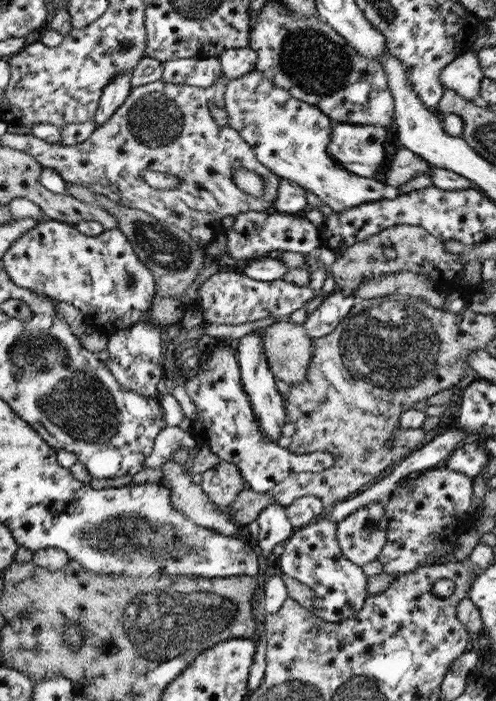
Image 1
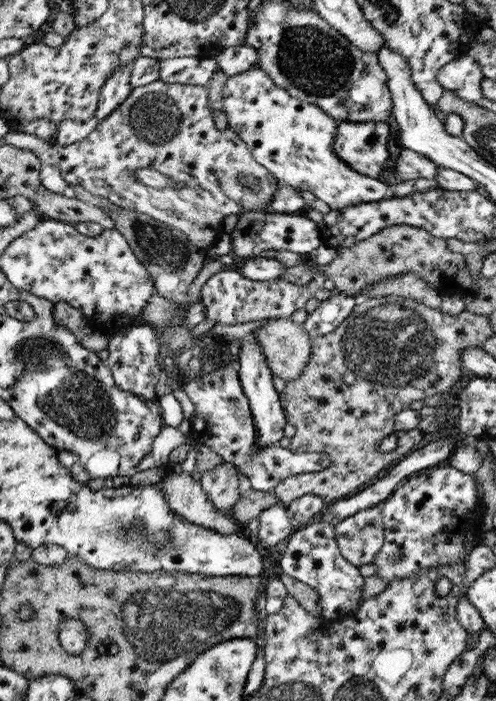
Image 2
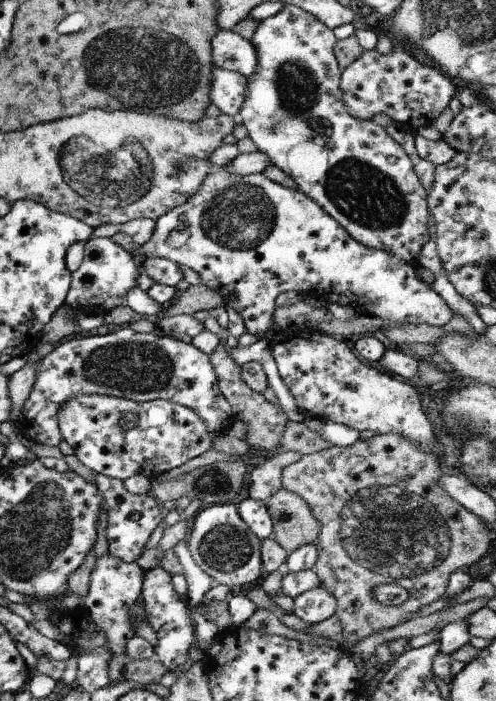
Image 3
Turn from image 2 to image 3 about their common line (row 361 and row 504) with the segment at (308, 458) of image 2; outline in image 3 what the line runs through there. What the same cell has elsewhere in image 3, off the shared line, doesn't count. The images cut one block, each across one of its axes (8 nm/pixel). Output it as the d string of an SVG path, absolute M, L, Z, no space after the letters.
M235 502L199 509L194 516L189 542L185 544L195 565L219 584L228 587L243 586L261 579L260 540L238 516Z

